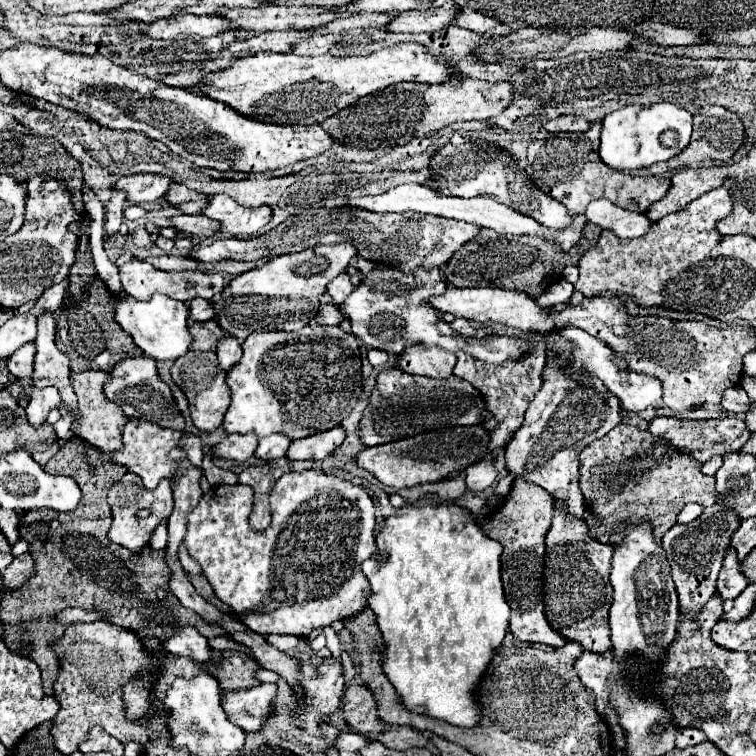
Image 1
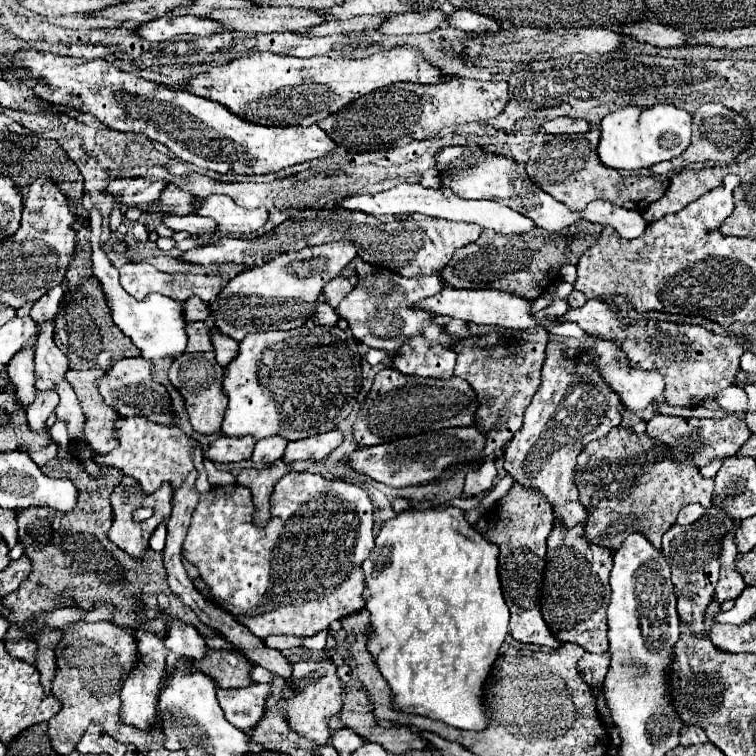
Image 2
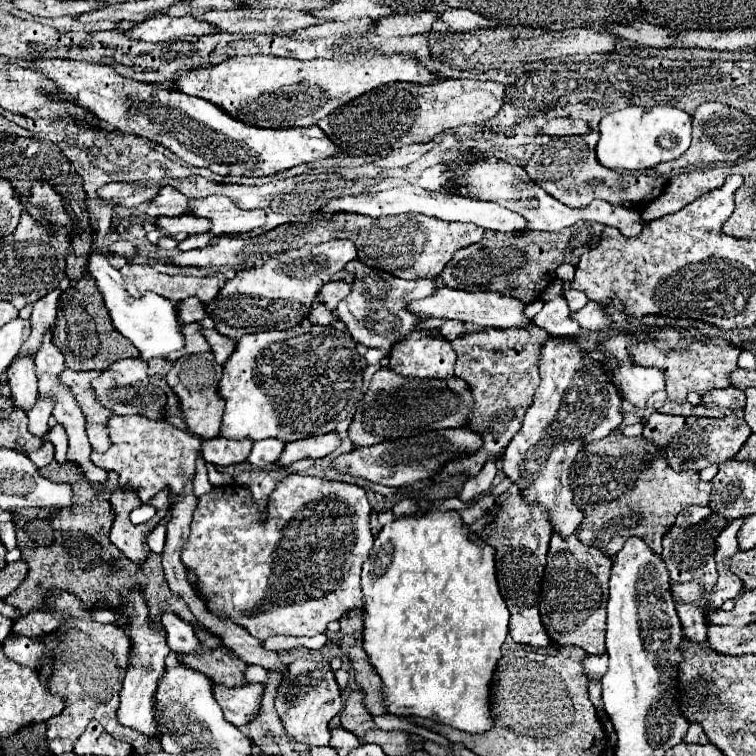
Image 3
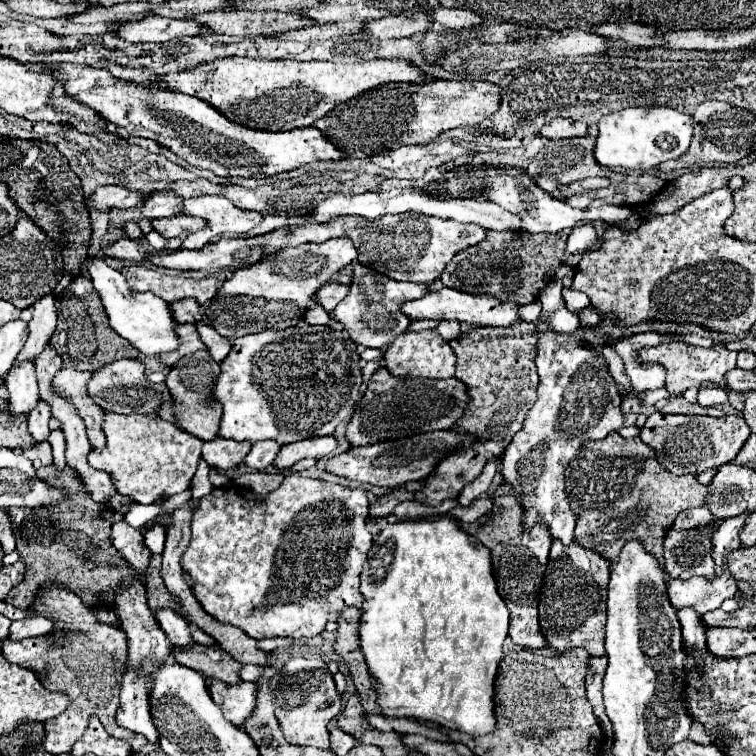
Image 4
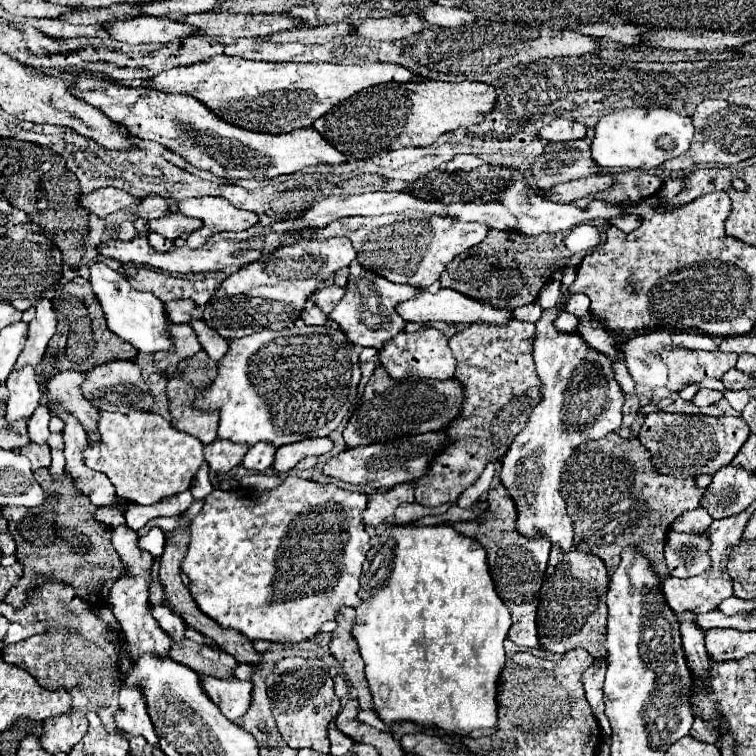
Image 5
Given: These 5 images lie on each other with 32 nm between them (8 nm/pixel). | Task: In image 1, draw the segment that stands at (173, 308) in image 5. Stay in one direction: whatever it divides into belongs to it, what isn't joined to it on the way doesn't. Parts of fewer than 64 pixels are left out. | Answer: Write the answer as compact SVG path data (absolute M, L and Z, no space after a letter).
M192 298L186 302L188 306L188 320L194 320L194 322L200 322L200 320L210 320L214 318L214 308L208 300L204 298Z

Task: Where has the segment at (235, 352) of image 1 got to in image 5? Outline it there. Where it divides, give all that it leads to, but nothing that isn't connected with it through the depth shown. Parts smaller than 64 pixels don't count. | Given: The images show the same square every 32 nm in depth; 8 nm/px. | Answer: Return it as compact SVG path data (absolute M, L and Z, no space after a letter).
M190 320L190 326L198 334L198 342L202 344L202 350L206 350L208 356L218 362L218 358L222 358L222 352L226 352L228 348L228 340L224 340L214 330L204 326L202 320Z

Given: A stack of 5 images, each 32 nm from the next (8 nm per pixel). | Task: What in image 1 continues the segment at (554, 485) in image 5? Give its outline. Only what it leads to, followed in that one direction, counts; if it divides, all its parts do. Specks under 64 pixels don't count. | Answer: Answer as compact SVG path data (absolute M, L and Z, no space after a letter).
M552 356L546 360L542 380L542 388L524 414L524 424L510 440L510 448L506 446L506 470L514 478L544 488L554 502L566 504L570 516L585 520L587 508L578 488L578 454L582 446L606 436L620 424L620 400L596 376L564 376L562 364L556 364Z

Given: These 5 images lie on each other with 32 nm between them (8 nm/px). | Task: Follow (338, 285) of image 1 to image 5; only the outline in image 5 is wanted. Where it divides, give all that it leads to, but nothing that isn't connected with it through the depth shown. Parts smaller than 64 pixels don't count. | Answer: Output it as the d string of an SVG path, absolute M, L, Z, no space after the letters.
M328 284L326 288L316 290L316 292L312 294L312 302L328 316L328 314L334 310L334 306L338 304L338 300L342 298L342 292L344 292L344 288L338 288L338 286L334 286L334 284Z

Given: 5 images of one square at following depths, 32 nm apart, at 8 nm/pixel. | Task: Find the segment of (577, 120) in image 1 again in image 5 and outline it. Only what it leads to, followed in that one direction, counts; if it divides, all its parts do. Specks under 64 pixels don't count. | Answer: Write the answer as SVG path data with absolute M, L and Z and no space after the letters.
M556 118L540 130L540 138L548 140L548 142L578 140L578 138L586 138L586 128L578 122L572 122L566 118Z

